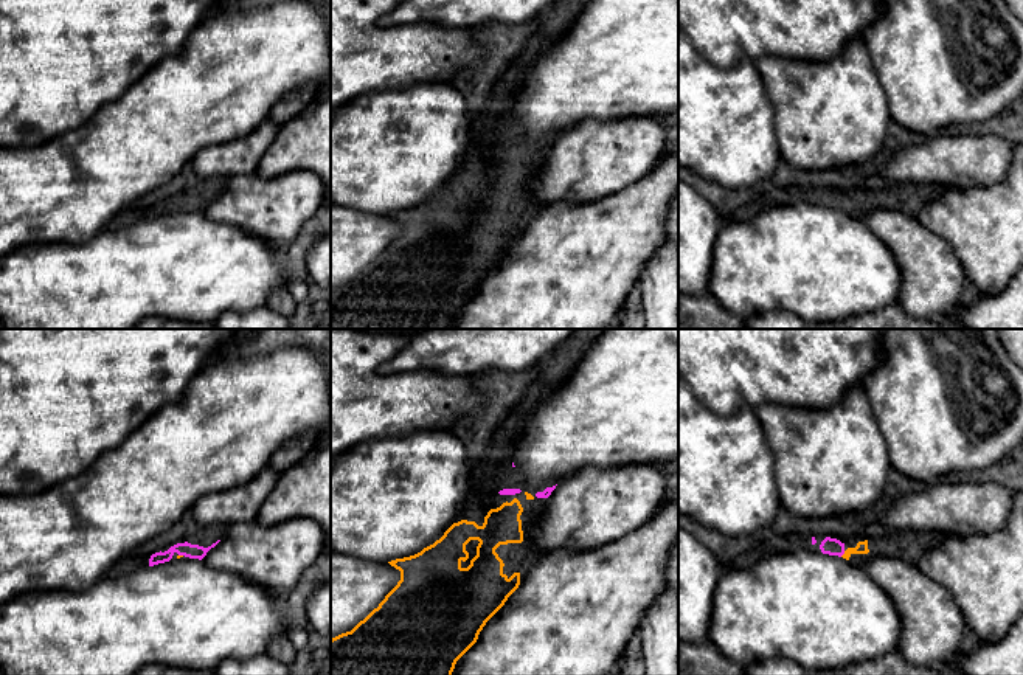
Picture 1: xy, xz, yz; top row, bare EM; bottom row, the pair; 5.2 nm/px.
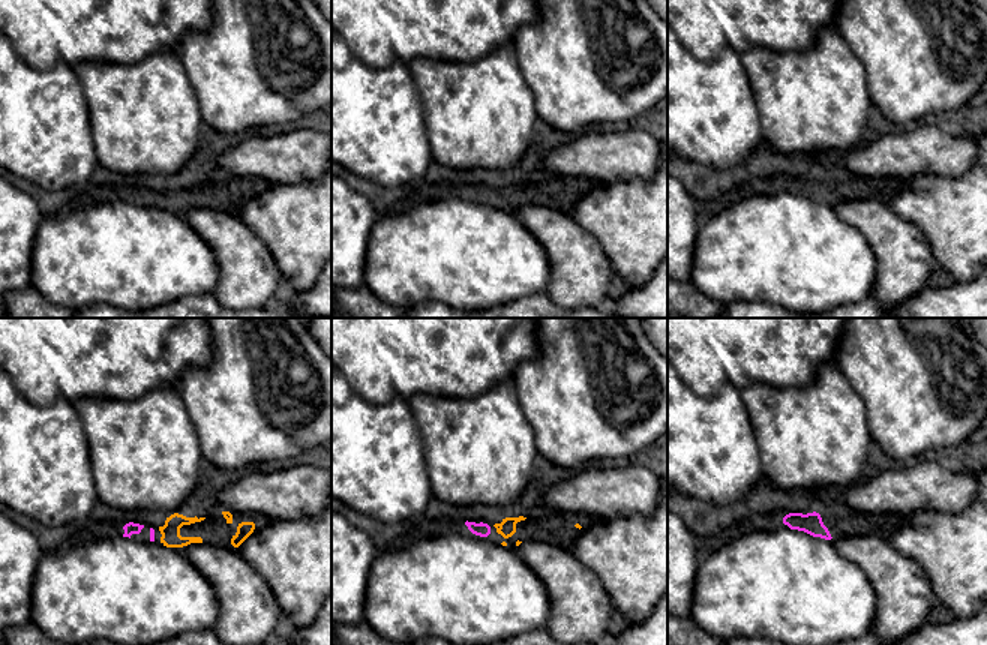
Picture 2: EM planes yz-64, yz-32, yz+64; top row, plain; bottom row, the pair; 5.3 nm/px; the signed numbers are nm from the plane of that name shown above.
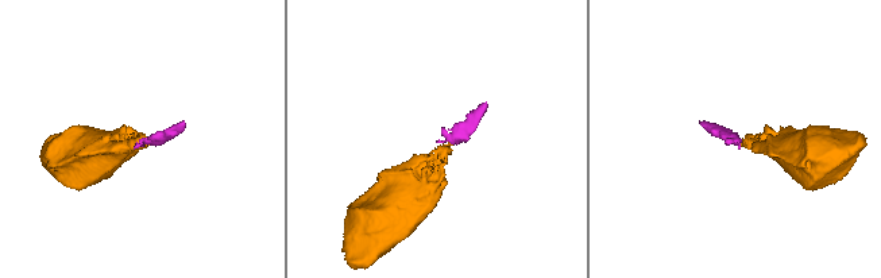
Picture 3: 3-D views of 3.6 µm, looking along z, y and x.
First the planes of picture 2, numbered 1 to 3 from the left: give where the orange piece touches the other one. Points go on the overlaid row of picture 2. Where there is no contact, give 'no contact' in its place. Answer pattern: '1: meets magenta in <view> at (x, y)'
1: no contact
2: no contact
3: no contact

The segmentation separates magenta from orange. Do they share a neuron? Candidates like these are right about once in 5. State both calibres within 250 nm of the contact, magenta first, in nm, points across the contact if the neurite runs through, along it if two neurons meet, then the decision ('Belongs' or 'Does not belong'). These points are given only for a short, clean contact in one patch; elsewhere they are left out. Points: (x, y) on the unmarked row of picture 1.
Thickness 90 nm (magenta) against 60 nm. Path across: yz (832, 199), (842, 207), (862, 199). Belongs

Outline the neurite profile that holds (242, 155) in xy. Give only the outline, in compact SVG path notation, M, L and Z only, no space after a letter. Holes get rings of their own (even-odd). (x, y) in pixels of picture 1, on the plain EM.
M265 119L247 137L202 149L191 160L189 171L197 178L220 177L224 180L238 174L253 174L276 132L278 126Z

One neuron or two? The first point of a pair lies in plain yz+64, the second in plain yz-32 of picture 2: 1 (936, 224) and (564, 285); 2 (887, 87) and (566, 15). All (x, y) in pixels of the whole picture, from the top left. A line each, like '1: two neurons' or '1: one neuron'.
1: one neuron
2: one neuron

